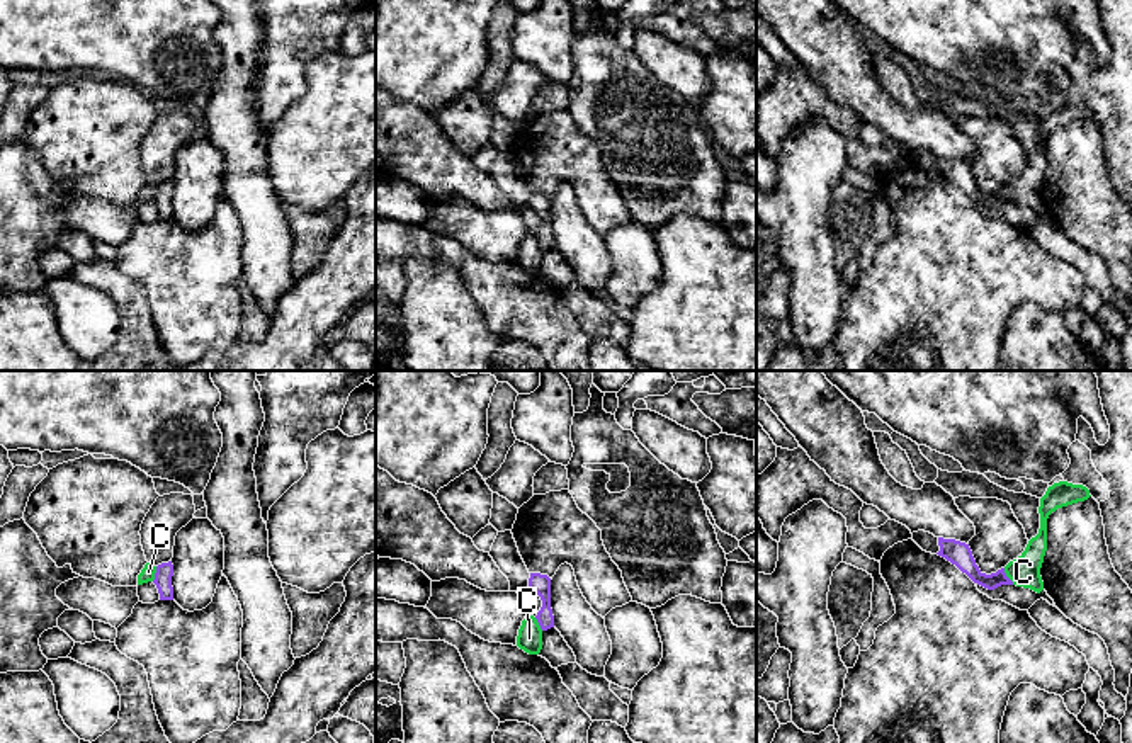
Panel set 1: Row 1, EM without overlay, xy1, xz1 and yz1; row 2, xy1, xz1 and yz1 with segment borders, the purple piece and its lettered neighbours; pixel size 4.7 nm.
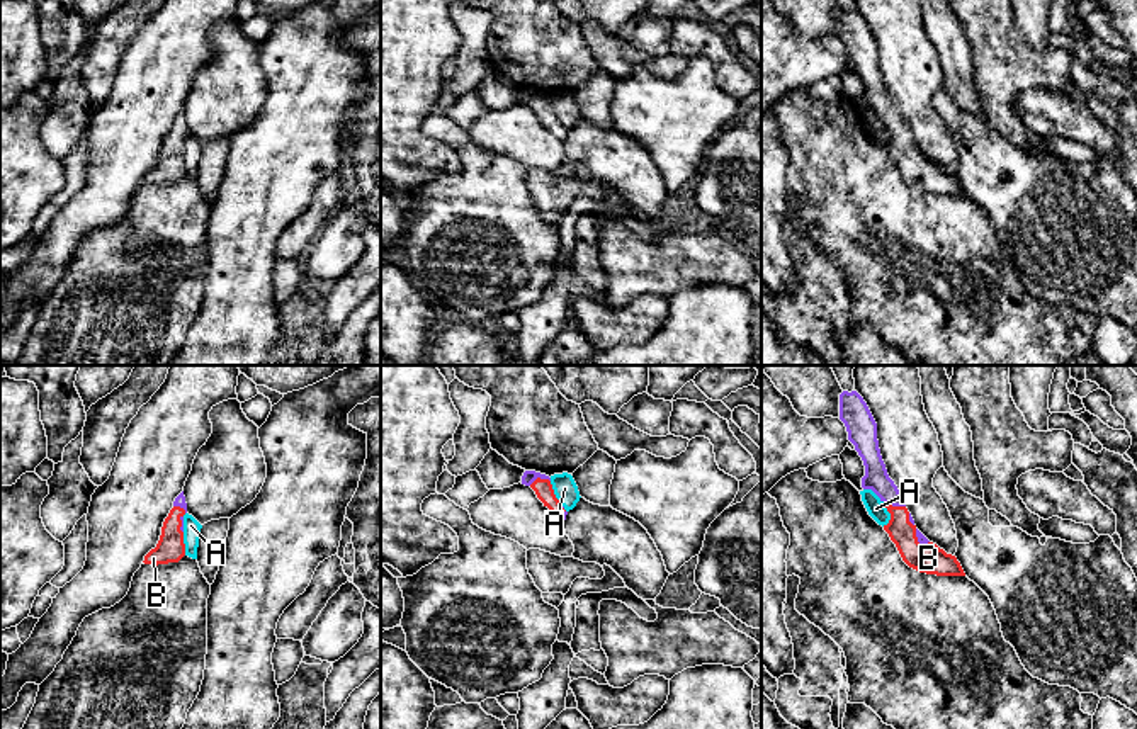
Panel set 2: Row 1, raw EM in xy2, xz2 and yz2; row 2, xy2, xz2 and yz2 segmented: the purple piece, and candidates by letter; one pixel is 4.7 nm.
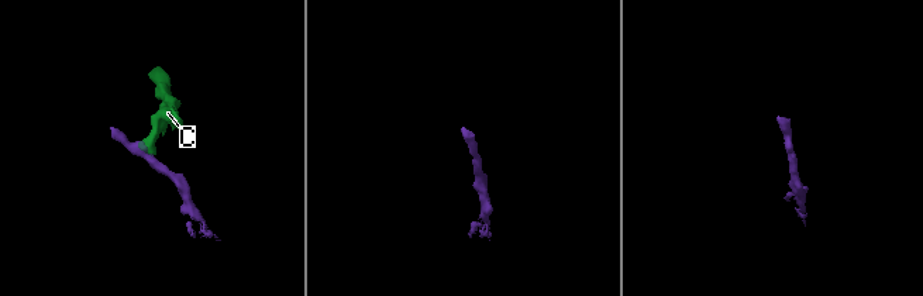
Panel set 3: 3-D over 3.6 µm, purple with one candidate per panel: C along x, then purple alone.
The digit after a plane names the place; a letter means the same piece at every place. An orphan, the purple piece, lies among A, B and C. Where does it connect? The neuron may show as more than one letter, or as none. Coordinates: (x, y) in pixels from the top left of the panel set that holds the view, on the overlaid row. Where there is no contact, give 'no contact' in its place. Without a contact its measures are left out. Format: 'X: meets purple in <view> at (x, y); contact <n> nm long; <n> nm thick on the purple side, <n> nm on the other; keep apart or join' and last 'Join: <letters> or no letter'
A: meets purple in yz2 at (874, 491); contact 130 nm long; 120 nm thick on the purple side, 90 nm on the other; keep apart
B: meets purple in xz2 at (539, 476); contact 110 nm long; 60 nm thick on the purple side, 90 nm on the other; join
C: meets purple in yz1 at (1007, 577); contact 90 nm long; 110 nm thick on the purple side, 140 nm on the other; keep apart
Join: B

